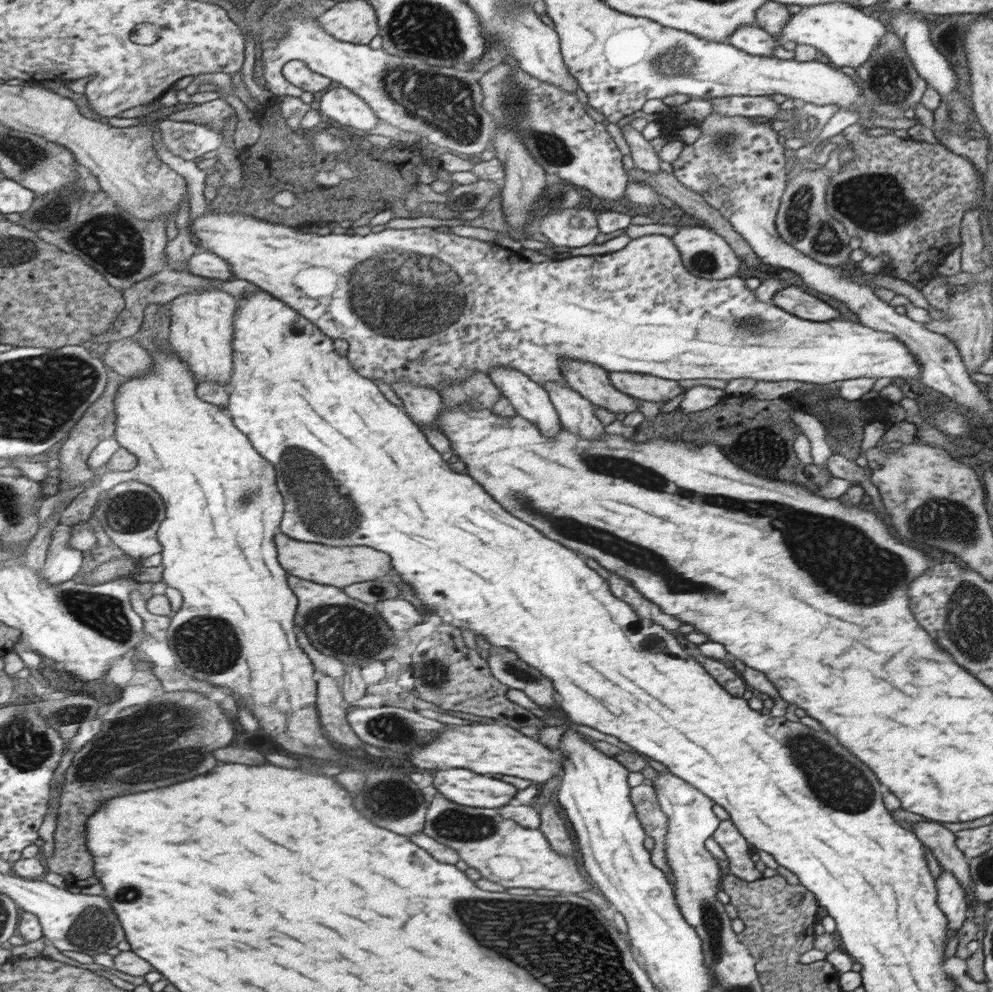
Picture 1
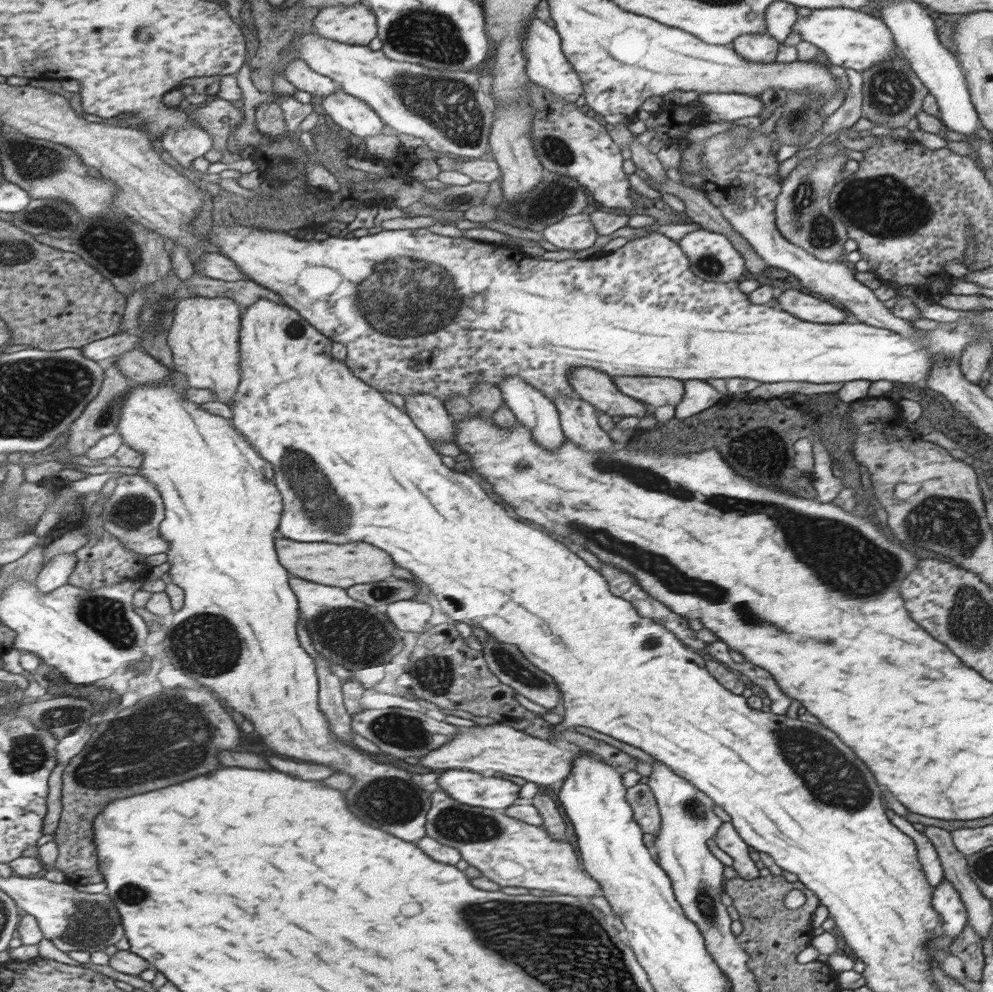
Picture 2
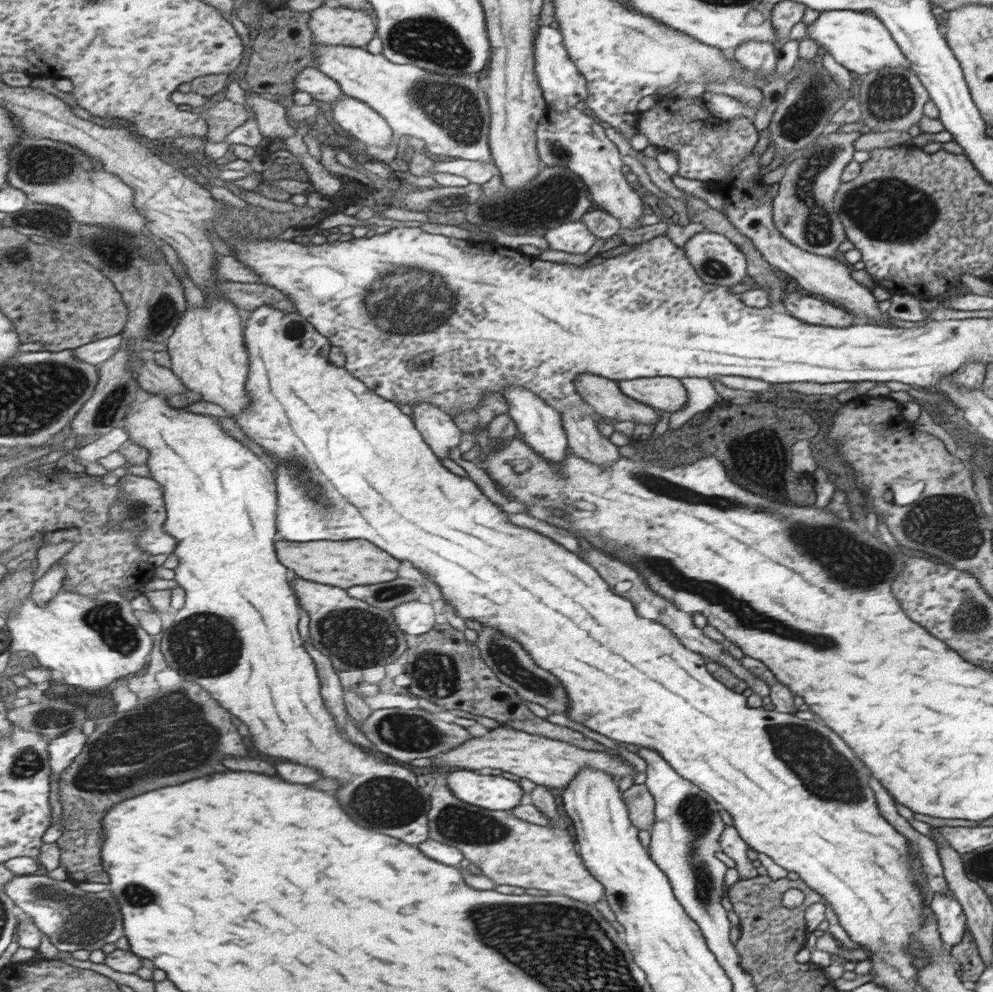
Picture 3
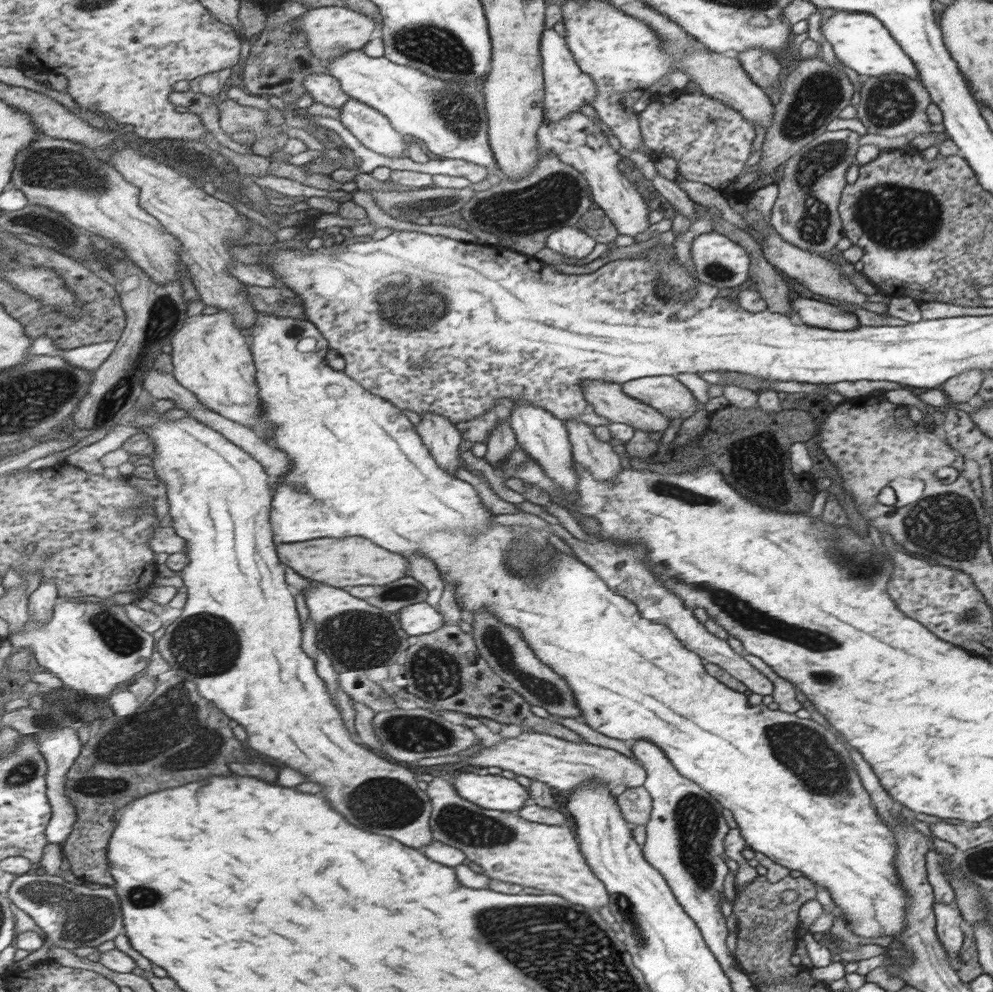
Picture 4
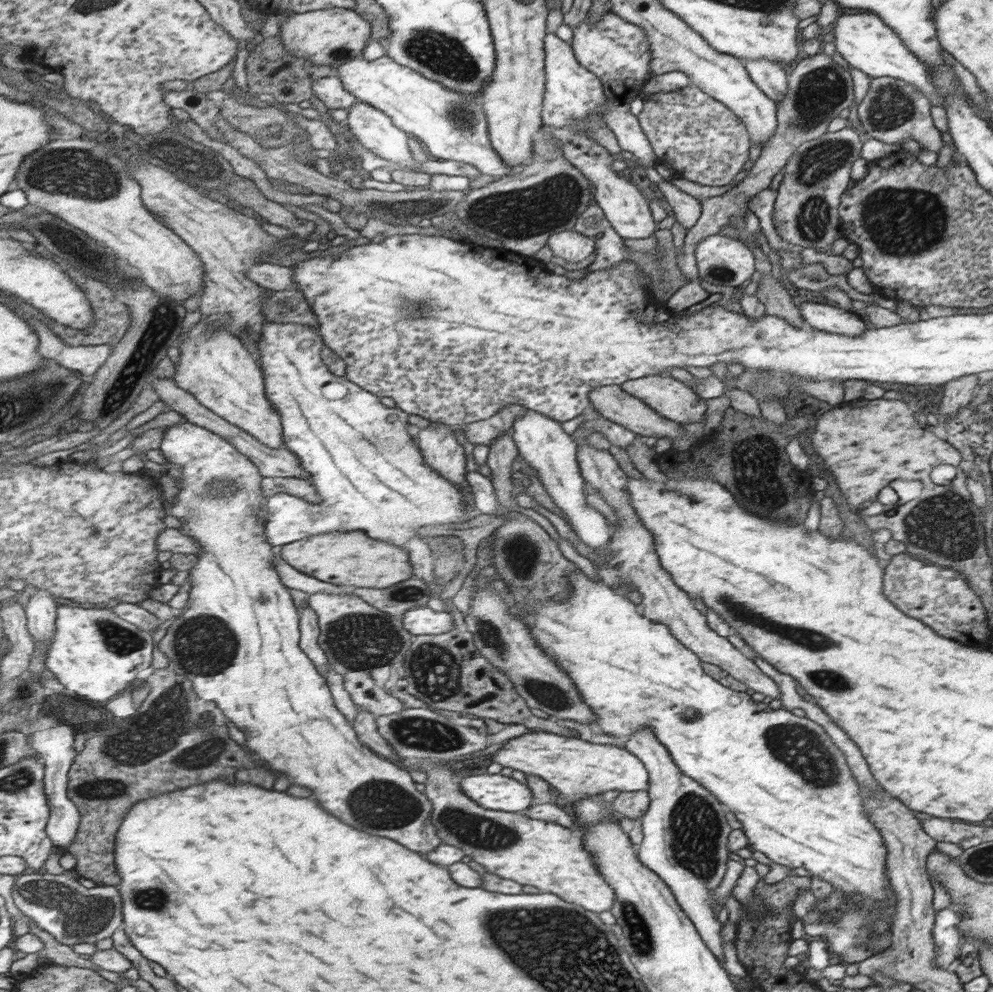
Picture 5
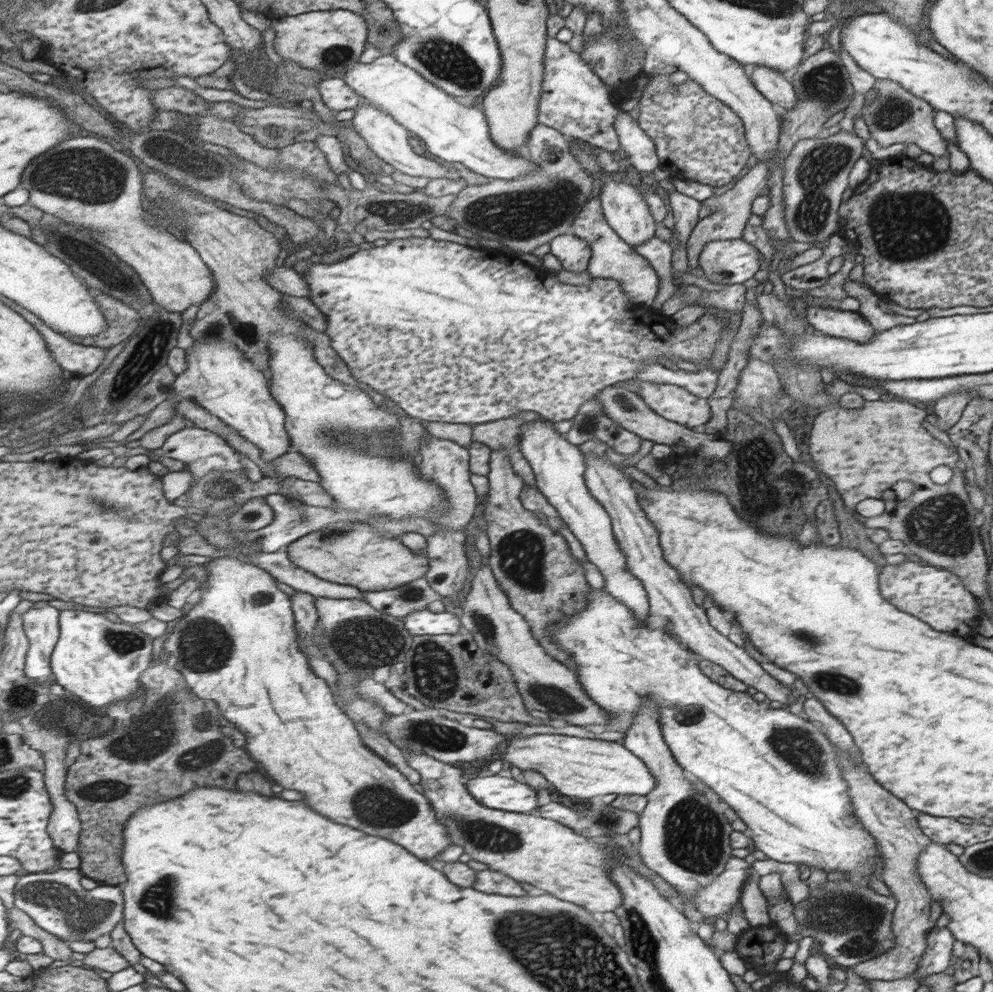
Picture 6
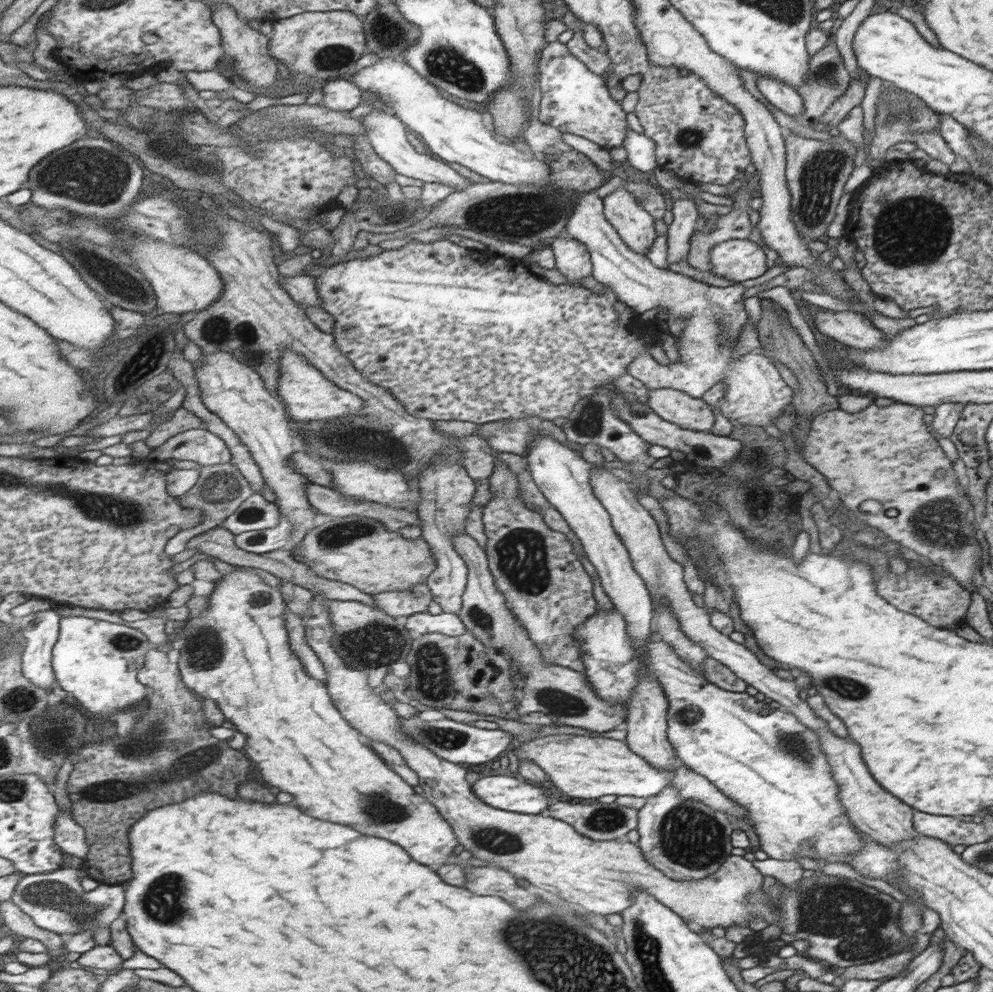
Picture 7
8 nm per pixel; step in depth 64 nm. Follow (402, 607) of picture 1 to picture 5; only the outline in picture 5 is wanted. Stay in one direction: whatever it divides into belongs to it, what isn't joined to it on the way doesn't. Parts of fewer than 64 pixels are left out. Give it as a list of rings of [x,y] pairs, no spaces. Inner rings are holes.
[[[427,605],[407,610],[403,614],[402,622],[404,628],[415,637],[442,634],[455,626],[450,613],[434,611]]]

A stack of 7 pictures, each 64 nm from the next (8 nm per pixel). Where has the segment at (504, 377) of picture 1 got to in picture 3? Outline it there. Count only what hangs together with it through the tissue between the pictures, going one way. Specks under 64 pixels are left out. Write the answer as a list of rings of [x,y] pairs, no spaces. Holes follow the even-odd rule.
[[[510,386],[506,389],[506,394],[502,396],[509,402],[508,413],[513,418],[514,424],[517,424],[517,429],[521,432],[526,444],[548,463],[560,463],[566,460],[566,454],[570,452],[568,437],[565,433],[564,422],[554,407],[546,404],[546,401],[540,400],[537,394],[522,386]]]

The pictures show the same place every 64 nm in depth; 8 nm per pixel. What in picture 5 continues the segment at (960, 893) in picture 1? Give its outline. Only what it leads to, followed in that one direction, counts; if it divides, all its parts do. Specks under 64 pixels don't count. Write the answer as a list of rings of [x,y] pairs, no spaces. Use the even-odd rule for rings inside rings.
[[[951,908],[936,912],[936,928],[933,930],[933,941],[937,946],[935,963],[943,969],[948,968],[951,962],[956,960],[956,954],[960,947],[960,932],[956,930],[956,924],[961,921],[961,916]]]

